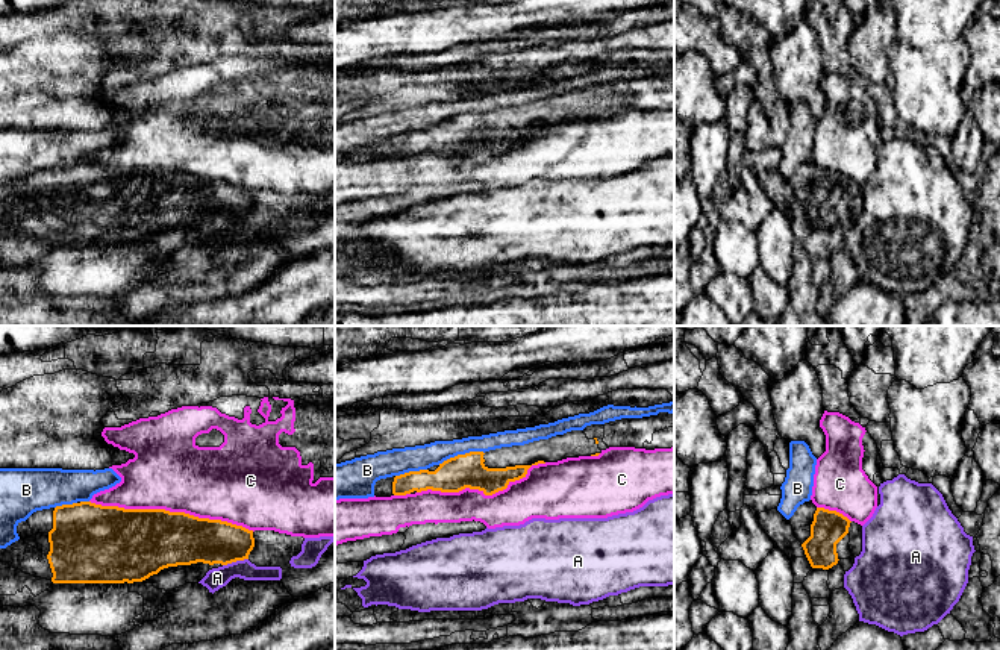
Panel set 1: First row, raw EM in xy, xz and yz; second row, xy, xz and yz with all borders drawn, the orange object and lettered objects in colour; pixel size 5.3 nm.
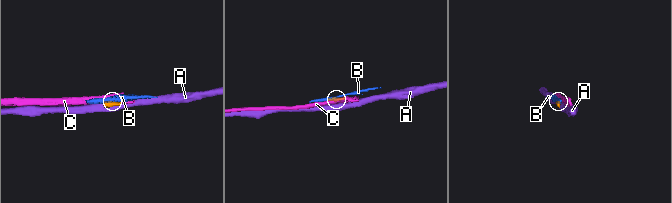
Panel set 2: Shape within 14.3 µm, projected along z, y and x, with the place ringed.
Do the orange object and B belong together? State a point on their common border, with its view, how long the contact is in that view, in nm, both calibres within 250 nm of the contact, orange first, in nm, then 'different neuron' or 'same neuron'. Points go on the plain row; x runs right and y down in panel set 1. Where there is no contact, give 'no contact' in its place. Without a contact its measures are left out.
meets orange in xz at (461, 115); contact 260 nm long; 180 nm thick on the orange side, 130 nm on the other; different neuron

